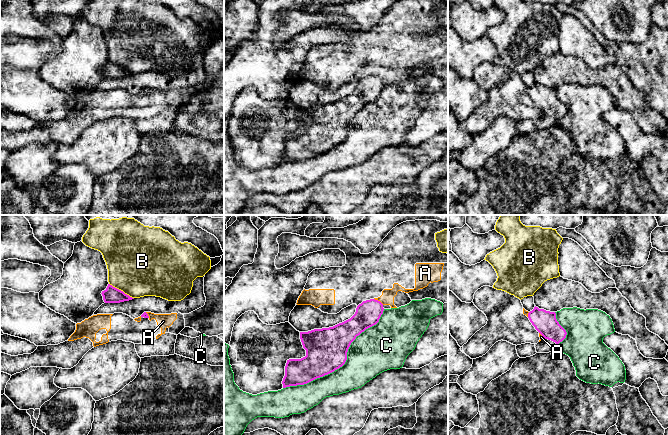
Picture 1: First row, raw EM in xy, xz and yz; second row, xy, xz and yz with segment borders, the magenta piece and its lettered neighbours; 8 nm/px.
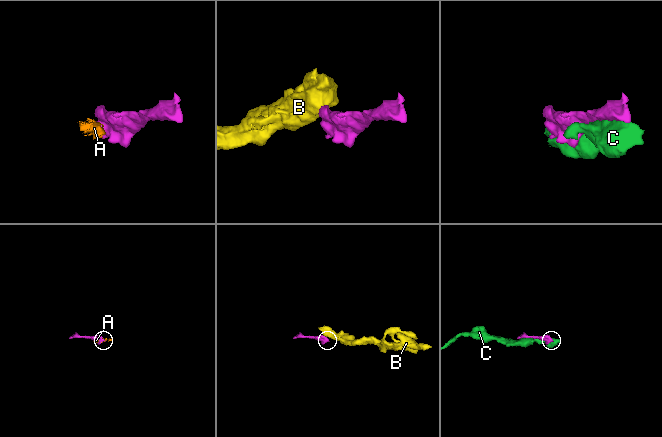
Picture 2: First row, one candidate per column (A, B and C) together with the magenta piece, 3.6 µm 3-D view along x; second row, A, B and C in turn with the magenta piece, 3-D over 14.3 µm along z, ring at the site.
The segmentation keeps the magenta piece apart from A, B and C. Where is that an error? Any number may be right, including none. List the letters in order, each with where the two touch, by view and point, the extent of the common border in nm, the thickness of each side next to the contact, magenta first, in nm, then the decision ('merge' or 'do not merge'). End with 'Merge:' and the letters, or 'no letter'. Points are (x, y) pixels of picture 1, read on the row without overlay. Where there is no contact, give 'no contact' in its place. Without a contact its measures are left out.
A: contact xz (379, 77); length 90 nm; calibres 200 and 110 nm; do not merge
B: contact xy (120, 66); length 240 nm; calibres 130 and 480 nm; do not merge
C: contact xz (343, 140); length 1050 nm; calibres 340 and 360 nm; do not merge
Merge: no letter

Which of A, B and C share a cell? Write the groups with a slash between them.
A / B / C

